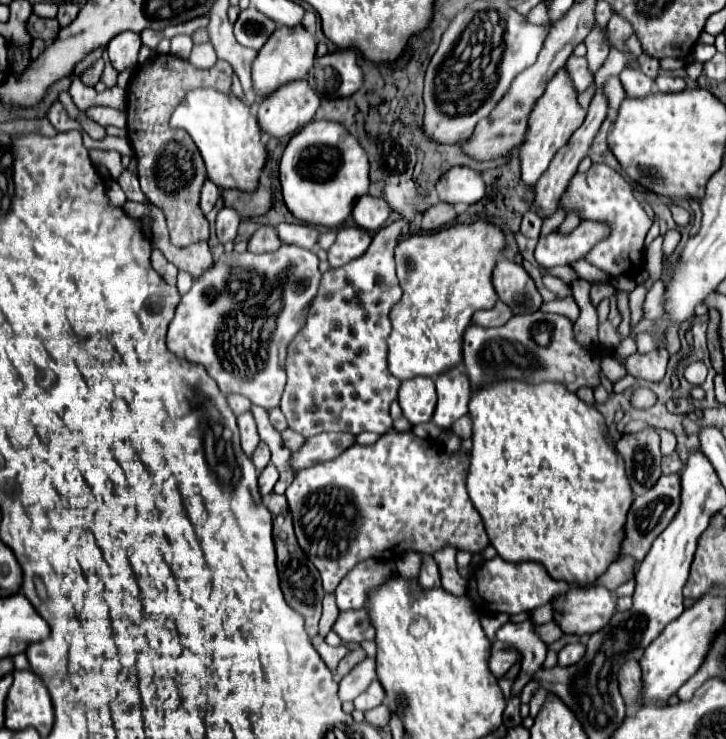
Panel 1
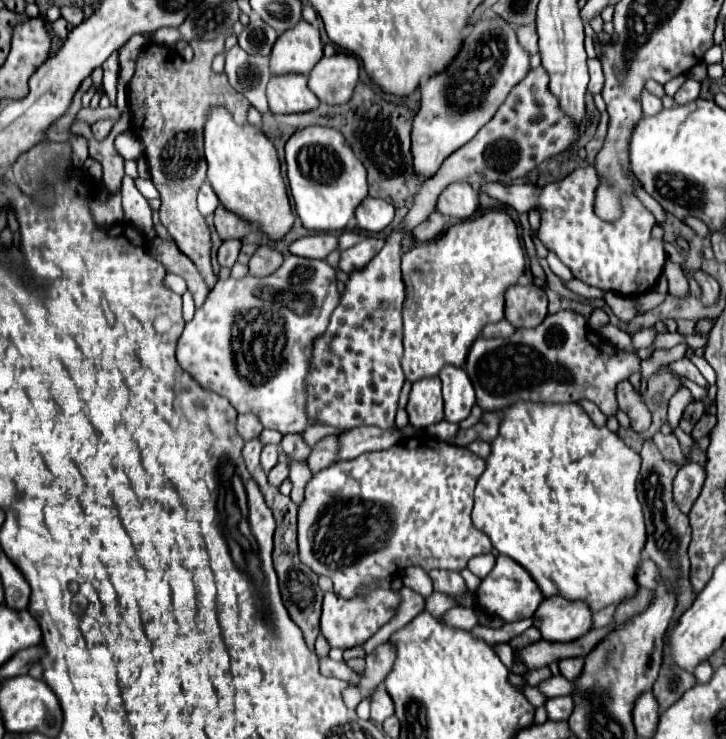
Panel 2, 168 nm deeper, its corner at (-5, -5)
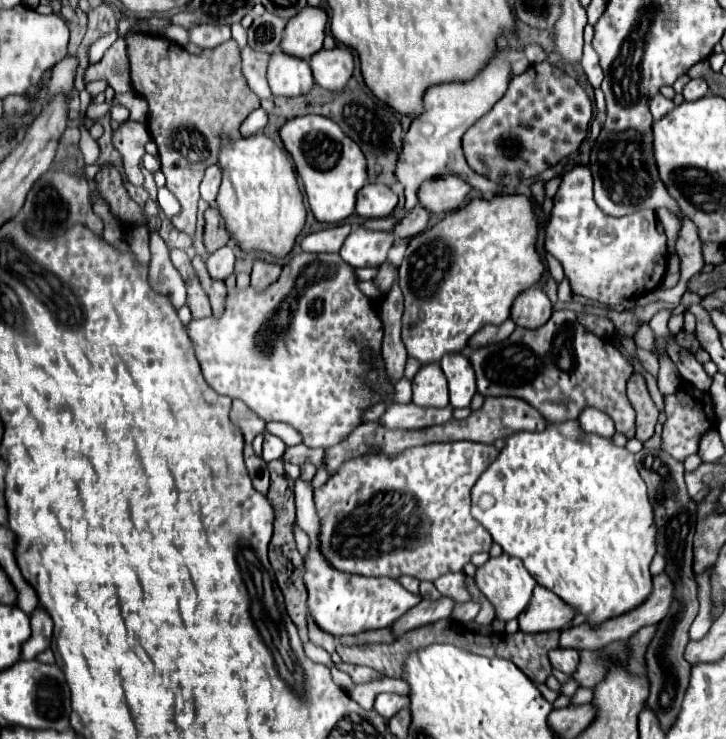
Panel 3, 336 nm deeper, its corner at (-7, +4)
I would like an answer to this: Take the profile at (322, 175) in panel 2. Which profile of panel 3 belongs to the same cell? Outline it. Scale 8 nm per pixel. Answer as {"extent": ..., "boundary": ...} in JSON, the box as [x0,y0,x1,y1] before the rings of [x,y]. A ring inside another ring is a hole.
{"extent":[280,115,368,223],"boundary":[[[304,115],[290,119],[280,129],[282,143],[292,155],[296,171],[304,183],[308,205],[322,223],[340,223],[354,213],[356,193],[368,183],[366,157],[360,147],[328,117]]]}

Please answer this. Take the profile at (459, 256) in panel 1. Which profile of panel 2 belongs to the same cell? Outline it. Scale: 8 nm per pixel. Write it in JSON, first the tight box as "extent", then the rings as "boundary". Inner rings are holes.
{"extent":[402,210,526,382],"boundary":[[[500,210],[450,226],[442,236],[424,242],[402,256],[402,280],[406,284],[404,356],[406,380],[416,382],[438,376],[446,366],[464,366],[466,352],[490,320],[504,318],[504,292],[518,284],[526,258],[520,246],[516,222]]]}

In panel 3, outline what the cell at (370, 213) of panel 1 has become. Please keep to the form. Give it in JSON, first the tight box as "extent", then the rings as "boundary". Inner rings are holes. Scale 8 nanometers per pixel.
{"extent":[356,185,398,219],"boundary":[[[364,185],[356,199],[356,213],[366,219],[388,217],[398,203],[398,195],[384,185]]]}

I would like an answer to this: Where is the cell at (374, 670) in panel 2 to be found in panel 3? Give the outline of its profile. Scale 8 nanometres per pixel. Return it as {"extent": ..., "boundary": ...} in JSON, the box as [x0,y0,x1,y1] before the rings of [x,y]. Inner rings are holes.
{"extent":[392,597,454,639],"boundary":[[[440,597],[438,601],[428,601],[428,599],[422,599],[418,605],[414,605],[408,613],[404,613],[392,627],[392,635],[398,639],[400,635],[412,631],[412,629],[418,629],[422,625],[428,625],[428,623],[434,623],[438,619],[446,619],[452,615],[452,609],[454,609],[454,601],[446,599],[446,597]]]}

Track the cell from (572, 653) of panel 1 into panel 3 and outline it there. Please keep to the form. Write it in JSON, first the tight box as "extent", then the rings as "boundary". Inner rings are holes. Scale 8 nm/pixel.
{"extent":[548,649,580,675],"boundary":[[[554,649],[548,653],[552,667],[560,669],[566,675],[572,675],[580,663],[580,655],[574,649]]]}

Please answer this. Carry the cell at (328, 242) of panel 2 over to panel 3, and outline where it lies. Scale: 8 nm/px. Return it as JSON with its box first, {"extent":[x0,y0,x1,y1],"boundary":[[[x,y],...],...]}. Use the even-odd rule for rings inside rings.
{"extent":[300,223,352,253],"boundary":[[[344,223],[344,225],[336,225],[336,227],[328,227],[328,229],[310,233],[300,241],[300,247],[308,253],[338,253],[344,239],[350,233],[350,229],[352,227],[348,223]]]}

